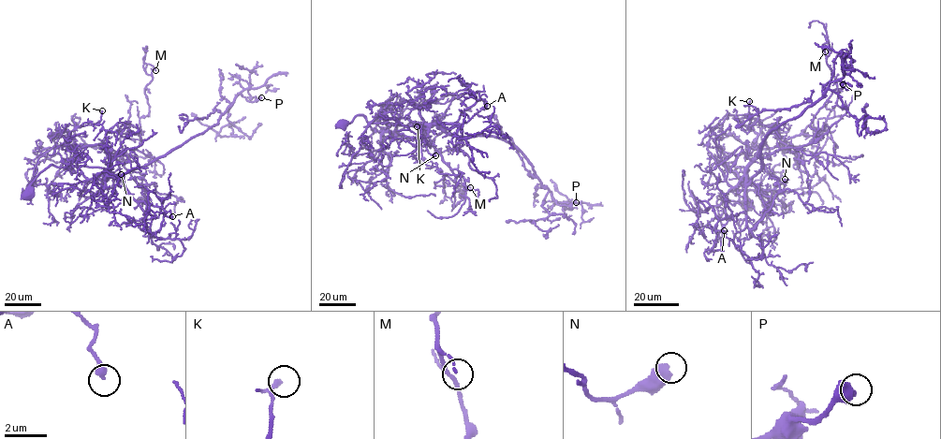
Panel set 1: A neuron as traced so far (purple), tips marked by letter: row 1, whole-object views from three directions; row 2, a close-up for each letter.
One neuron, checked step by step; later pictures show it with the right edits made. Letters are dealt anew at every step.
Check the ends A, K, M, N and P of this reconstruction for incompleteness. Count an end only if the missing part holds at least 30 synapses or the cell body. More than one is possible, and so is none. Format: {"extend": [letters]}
{"extend": []}

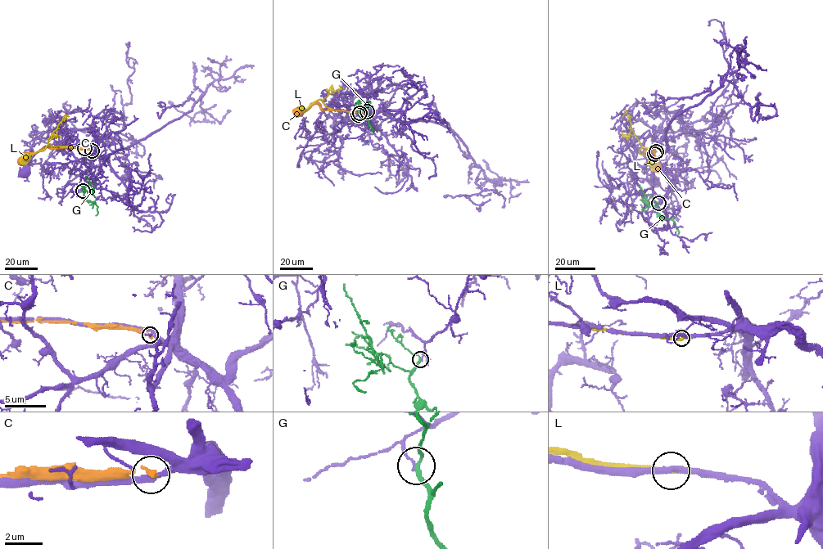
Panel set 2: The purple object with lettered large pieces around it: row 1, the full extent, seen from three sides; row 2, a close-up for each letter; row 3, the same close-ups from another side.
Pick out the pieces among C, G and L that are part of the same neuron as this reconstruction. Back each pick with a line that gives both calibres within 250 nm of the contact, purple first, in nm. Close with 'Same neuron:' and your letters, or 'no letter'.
Same neuron: no letter

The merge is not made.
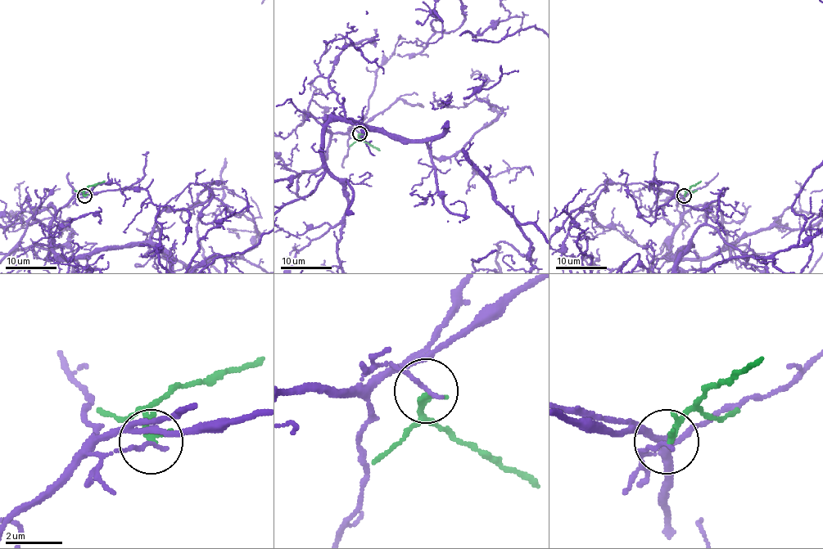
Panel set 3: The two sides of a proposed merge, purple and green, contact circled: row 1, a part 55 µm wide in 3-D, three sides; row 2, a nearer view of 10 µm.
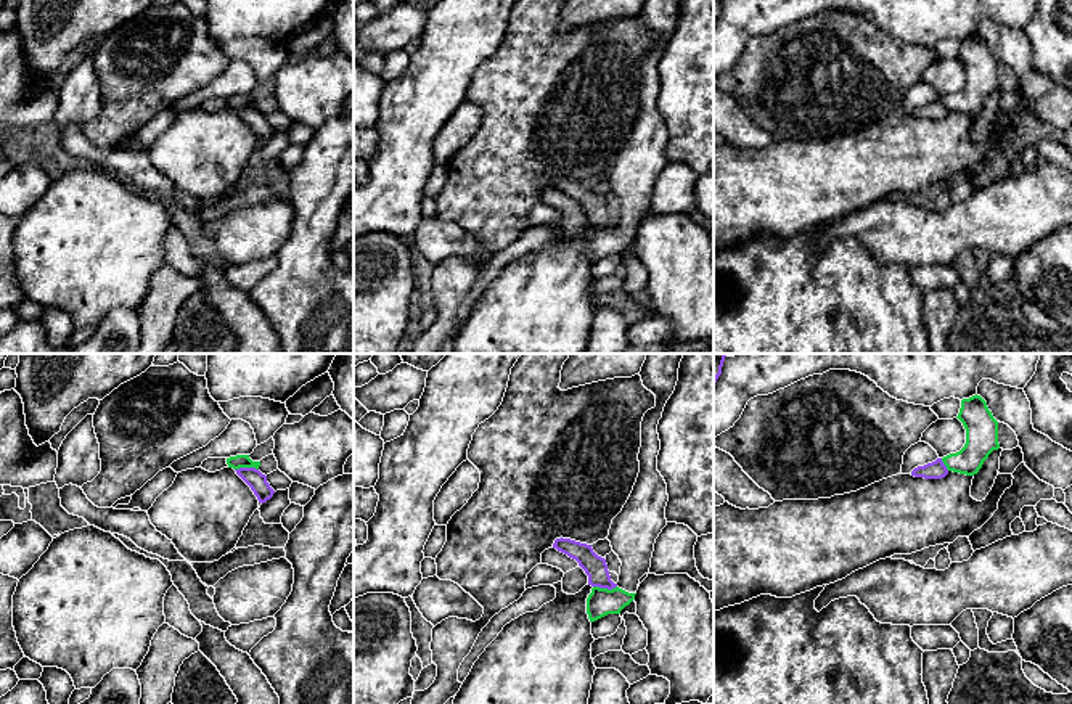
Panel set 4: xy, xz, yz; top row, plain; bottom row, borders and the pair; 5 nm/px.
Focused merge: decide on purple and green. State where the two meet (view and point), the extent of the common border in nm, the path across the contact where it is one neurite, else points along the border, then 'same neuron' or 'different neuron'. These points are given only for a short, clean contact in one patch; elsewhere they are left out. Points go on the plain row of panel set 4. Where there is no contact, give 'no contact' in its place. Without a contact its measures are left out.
meets purple in xy at (246, 108); contact 120 nm long; border along xy (257, 108), (235, 110); different neuron

